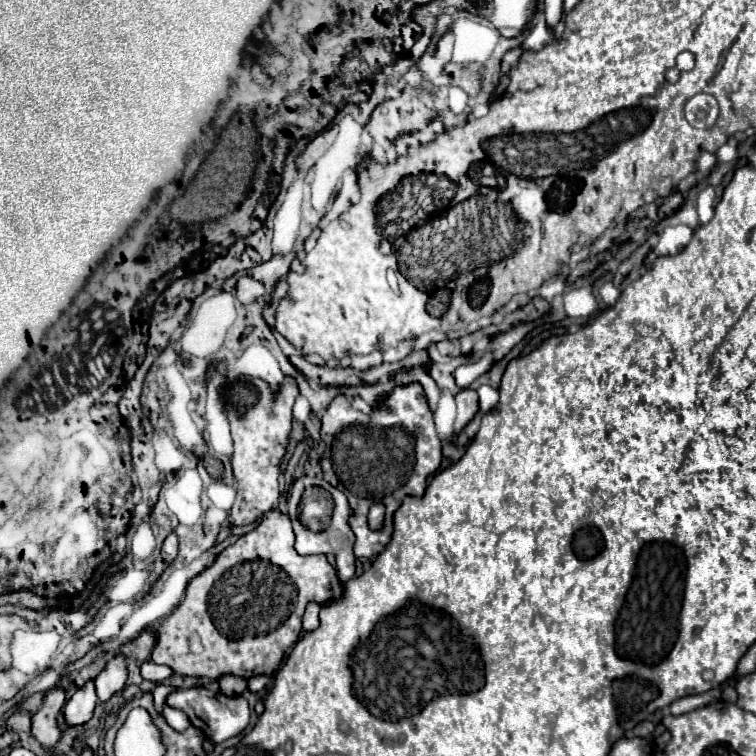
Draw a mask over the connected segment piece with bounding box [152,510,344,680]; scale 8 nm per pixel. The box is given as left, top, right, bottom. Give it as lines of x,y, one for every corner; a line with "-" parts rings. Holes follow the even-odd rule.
270,510
266,516
262,516
260,524
252,532
240,536
238,542
222,550
210,568
188,580
184,602
158,628
152,662
172,668
172,672
178,676
214,680
224,674
234,674
246,680
258,674
272,676
280,668
286,650
298,640
302,632
300,622
308,602
318,602
322,606
328,600
342,598
342,594
344,586
338,580
334,566
328,566
326,556
296,554
290,518
276,510
-
194,634
200,638
200,642
194,642

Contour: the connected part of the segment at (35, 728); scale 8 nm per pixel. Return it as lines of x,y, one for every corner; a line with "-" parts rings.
54,688
46,694
42,708
32,718
32,734
44,748
52,748
60,740
60,728
58,728
56,718
64,702
66,702
64,690

